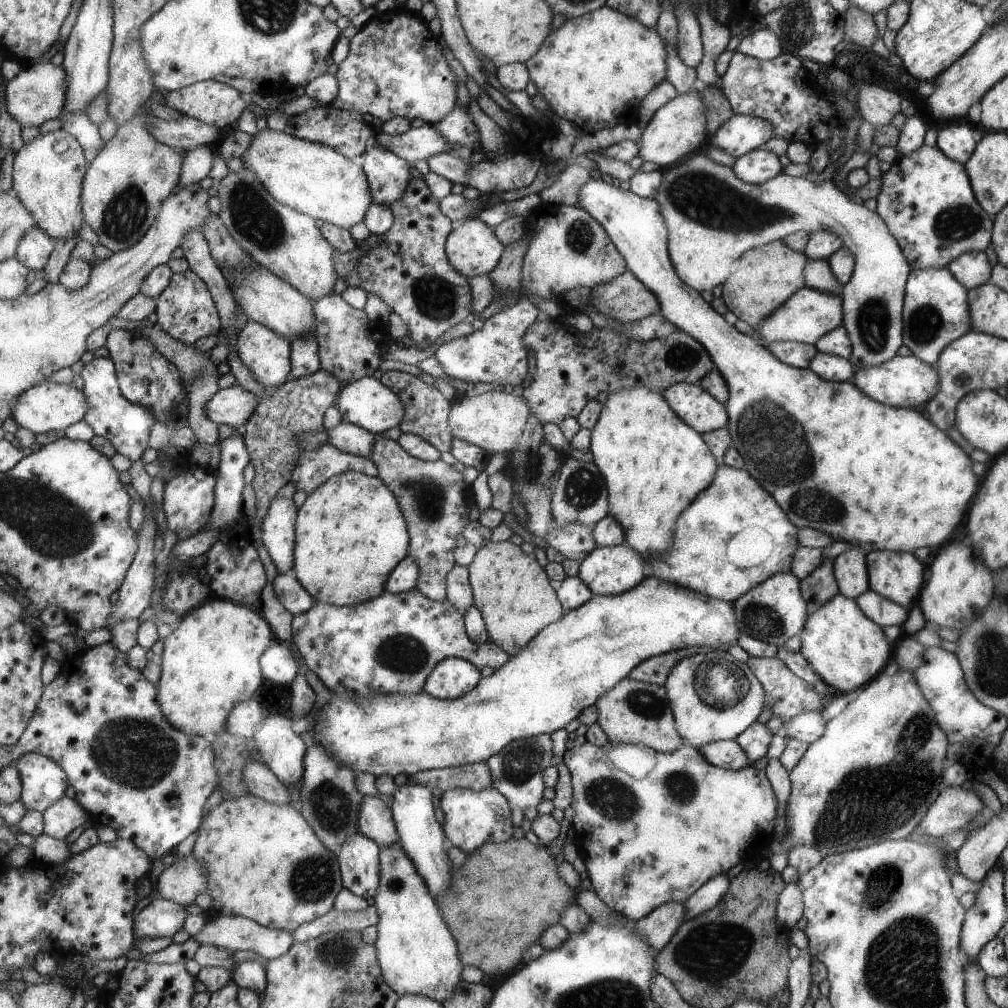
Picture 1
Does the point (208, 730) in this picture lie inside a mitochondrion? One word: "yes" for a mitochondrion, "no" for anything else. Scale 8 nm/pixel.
no

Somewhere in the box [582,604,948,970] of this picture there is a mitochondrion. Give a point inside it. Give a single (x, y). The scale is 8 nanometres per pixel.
(910, 777)

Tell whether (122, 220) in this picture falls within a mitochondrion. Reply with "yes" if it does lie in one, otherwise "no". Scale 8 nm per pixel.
yes

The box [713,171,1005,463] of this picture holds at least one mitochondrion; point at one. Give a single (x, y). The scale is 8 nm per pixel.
(956, 223)

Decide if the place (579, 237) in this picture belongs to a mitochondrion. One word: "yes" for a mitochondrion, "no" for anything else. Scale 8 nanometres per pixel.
yes

